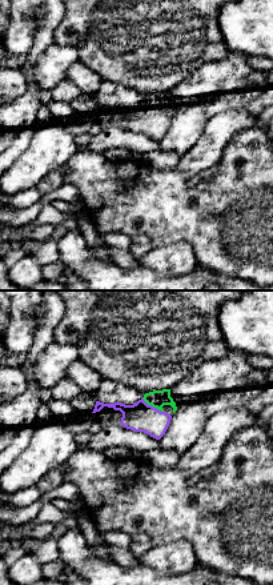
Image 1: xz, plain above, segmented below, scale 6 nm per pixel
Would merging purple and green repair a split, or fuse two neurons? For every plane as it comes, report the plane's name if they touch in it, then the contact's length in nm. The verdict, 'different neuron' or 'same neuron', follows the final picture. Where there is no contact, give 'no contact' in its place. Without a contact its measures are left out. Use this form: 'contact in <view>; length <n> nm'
contact in xz; length 160 nm

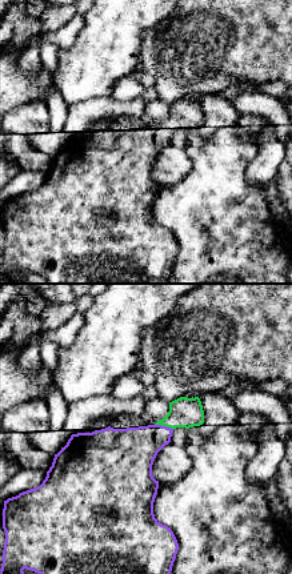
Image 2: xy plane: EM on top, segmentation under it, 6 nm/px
contact in xy; length 120 nm

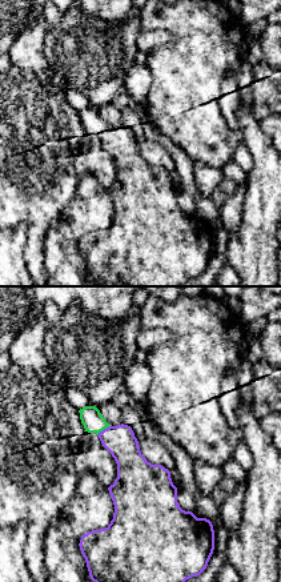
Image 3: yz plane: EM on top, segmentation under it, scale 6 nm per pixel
contact in yz; length 90 nm

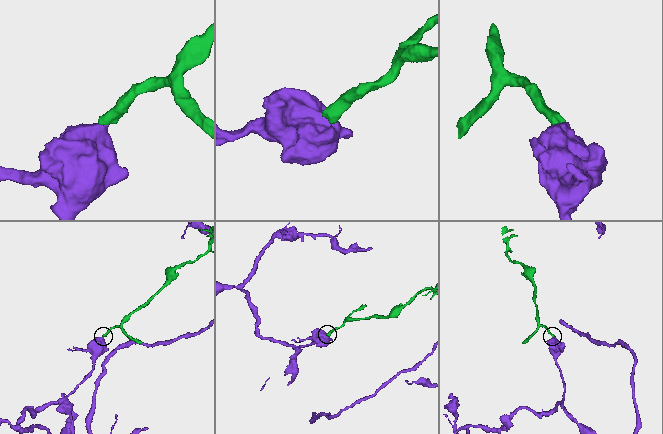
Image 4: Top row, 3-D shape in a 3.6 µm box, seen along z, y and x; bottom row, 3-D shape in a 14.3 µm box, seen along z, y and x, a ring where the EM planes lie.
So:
same neuron

